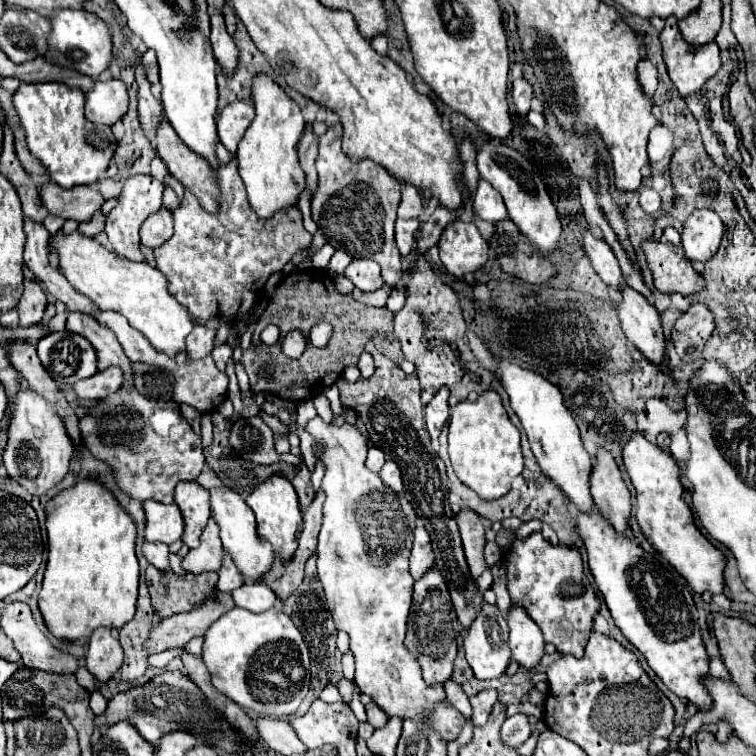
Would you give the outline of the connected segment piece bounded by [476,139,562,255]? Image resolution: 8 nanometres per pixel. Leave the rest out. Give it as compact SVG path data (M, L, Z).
M488 139L480 145L480 149L476 153L476 165L478 165L480 177L486 179L488 183L492 183L500 191L500 195L506 203L508 215L518 225L518 229L540 249L542 255L550 255L558 247L562 225L560 225L556 207L546 191L544 181L534 173L528 159L524 155L520 155L518 151L514 151L512 147L508 147L506 143Z

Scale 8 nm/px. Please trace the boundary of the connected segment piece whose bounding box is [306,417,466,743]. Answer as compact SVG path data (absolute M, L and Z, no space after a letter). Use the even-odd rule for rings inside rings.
M316 417L308 421L306 431L312 433L316 441L324 441L326 445L326 451L322 455L322 463L326 465L326 475L322 479L326 501L324 523L318 537L318 579L324 585L324 593L336 627L340 631L346 631L350 637L350 651L354 653L356 661L356 685L380 709L384 709L388 717L430 723L438 731L438 735L446 739L446 743L454 741L462 725L466 723L466 717L446 701L442 685L426 687L418 661L404 647L406 611L410 611L414 585L414 579L408 571L408 559L412 551L412 529L416 525L418 515L414 513L408 501L400 499L394 491L390 491L388 485L384 485L384 481L376 473L366 469L364 461L368 445L354 425L344 423L342 427L332 427L326 425L320 417Z

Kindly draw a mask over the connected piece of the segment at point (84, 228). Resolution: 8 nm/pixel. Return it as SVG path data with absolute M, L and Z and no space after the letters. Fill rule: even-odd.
M102 209L98 210L88 222L81 222L78 231L83 235L94 237L96 234L104 231L106 217L103 215Z

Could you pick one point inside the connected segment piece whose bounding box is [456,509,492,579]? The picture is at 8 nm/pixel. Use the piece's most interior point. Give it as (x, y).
(472, 526)

